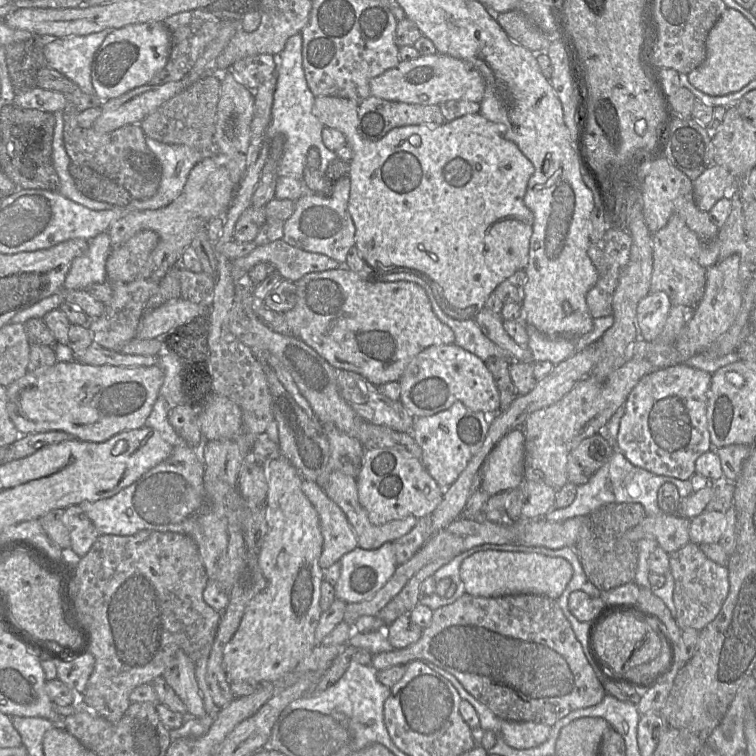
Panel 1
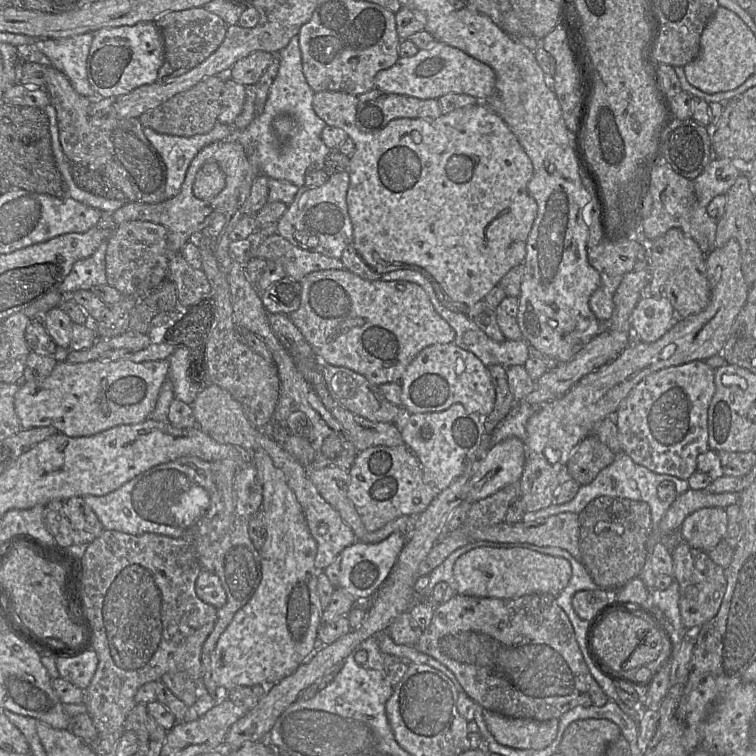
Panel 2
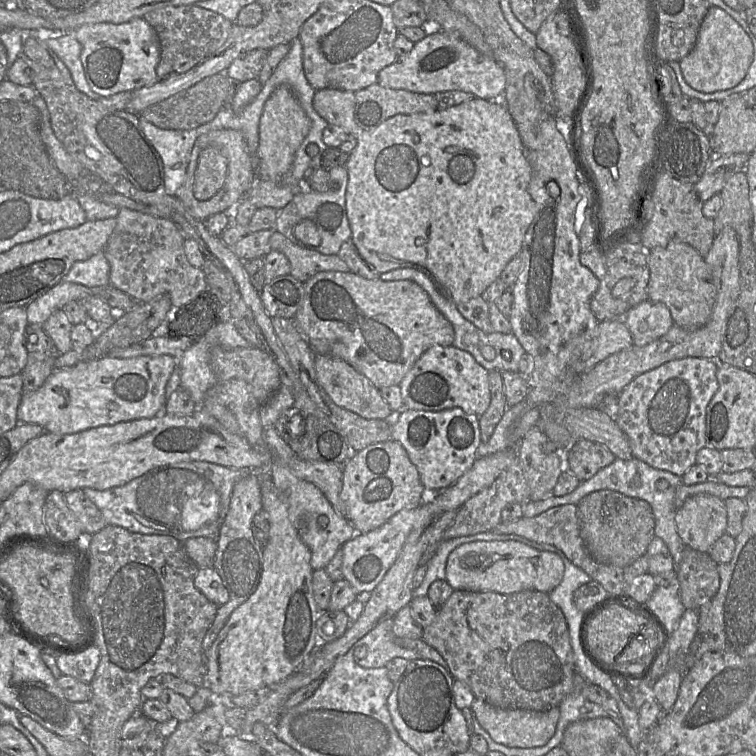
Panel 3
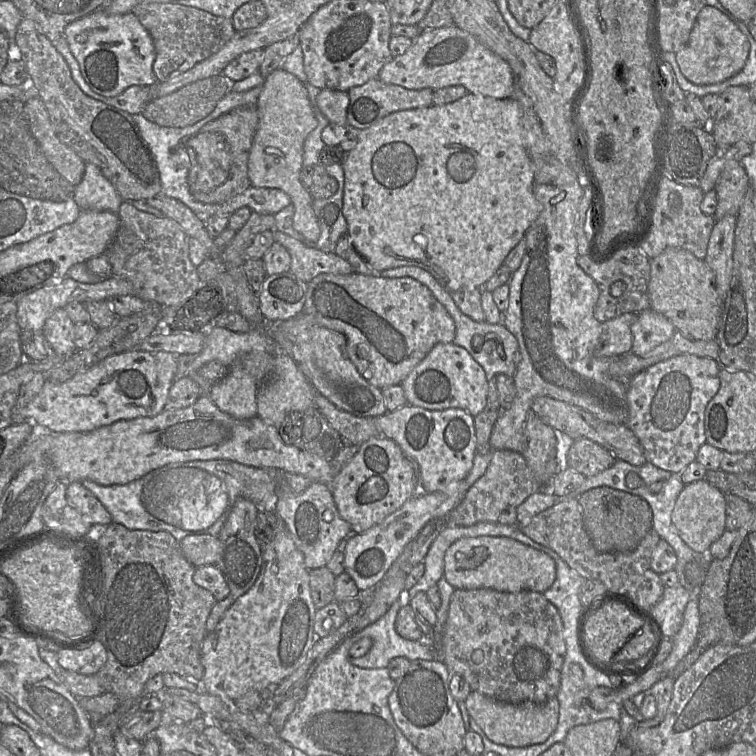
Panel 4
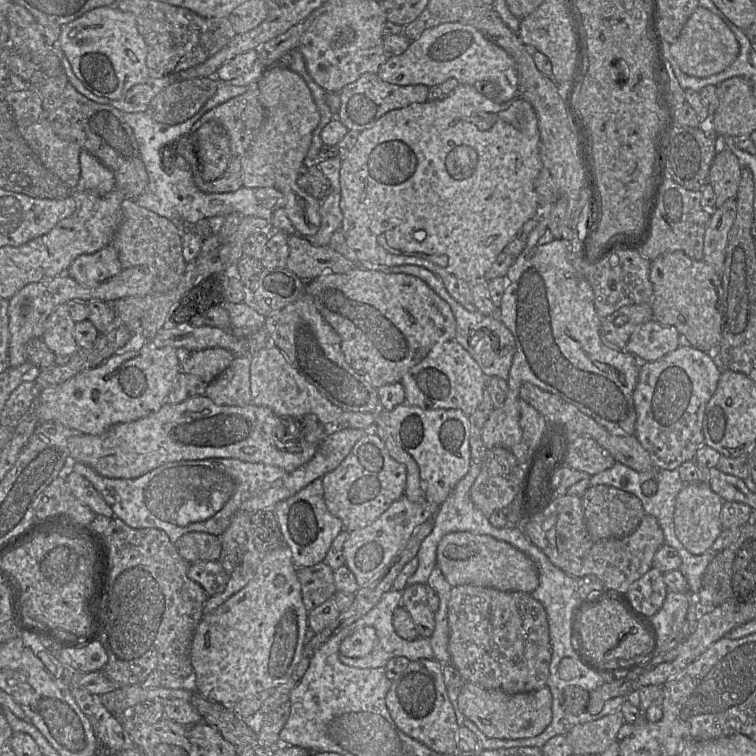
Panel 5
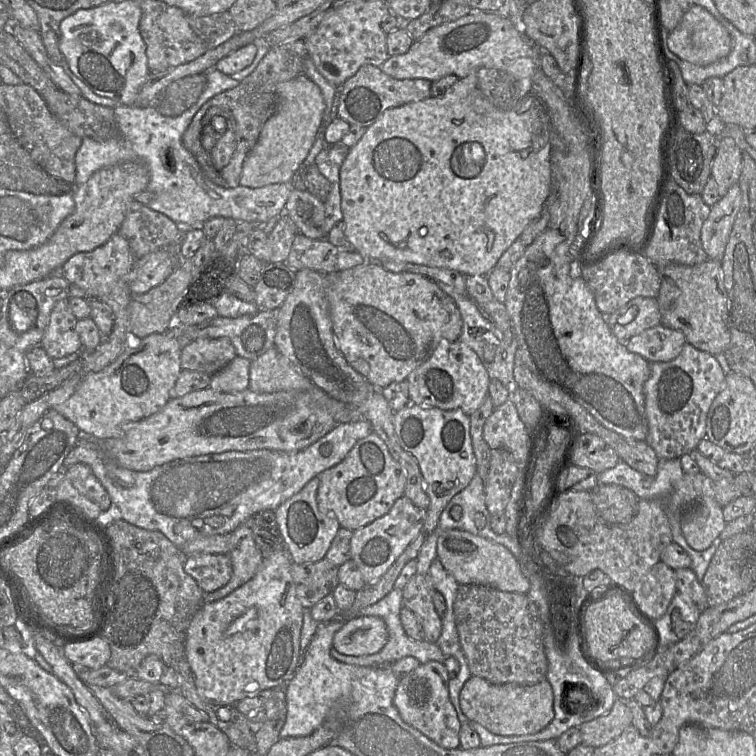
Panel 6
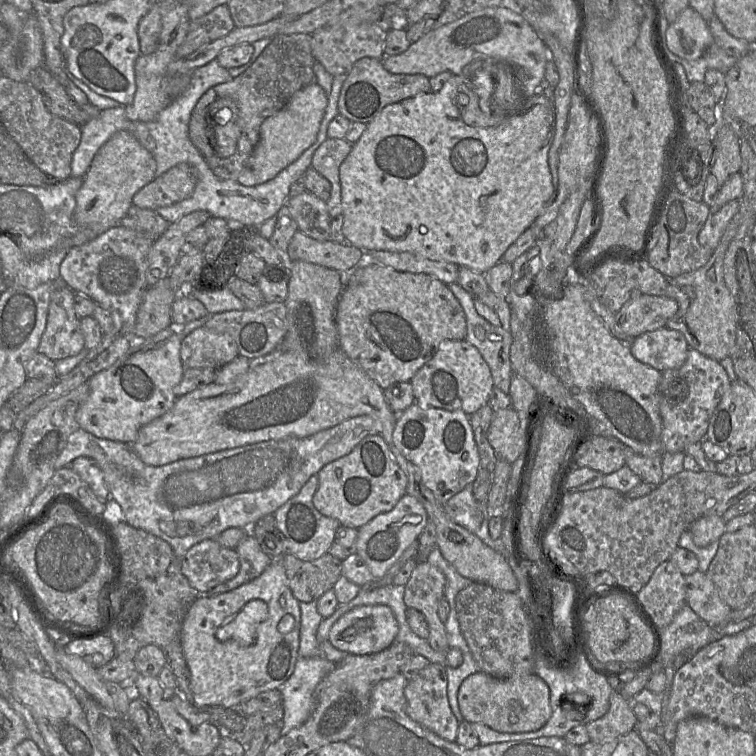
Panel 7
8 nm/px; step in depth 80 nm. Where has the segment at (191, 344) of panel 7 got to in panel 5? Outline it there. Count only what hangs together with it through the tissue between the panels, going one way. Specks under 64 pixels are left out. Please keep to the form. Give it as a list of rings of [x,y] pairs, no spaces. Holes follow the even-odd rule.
[[[224,348],[194,351],[181,364],[181,371],[197,376],[208,385],[229,367],[234,357]]]

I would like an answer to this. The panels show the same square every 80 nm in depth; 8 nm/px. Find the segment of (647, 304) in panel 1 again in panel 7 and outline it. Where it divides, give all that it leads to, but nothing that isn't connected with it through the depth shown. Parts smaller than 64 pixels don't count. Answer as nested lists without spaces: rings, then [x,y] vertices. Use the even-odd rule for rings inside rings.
[[[667,327],[646,332],[626,344],[637,360],[660,372],[681,367],[689,351],[683,333]]]

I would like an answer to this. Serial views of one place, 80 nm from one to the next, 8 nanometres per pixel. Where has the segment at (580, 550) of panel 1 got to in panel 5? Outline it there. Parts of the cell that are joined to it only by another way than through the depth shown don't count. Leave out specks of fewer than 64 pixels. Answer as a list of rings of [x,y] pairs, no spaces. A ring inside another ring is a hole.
[[[610,485],[589,487],[581,496],[589,534],[594,540],[623,538],[631,534],[646,515],[641,500],[632,493]]]

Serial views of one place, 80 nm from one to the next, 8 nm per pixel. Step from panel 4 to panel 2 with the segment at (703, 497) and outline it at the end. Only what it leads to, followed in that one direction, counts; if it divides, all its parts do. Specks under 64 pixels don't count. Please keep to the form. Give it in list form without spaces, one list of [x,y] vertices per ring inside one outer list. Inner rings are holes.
[[[706,507],[689,514],[678,532],[681,541],[708,552],[723,540],[727,523],[728,518],[724,508]]]

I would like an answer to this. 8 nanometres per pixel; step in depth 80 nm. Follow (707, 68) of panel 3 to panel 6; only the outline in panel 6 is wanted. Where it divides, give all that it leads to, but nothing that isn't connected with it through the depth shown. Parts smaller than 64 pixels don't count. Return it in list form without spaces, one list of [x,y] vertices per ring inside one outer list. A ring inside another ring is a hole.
[[[691,6],[678,25],[668,33],[667,45],[680,59],[698,66],[706,66],[725,58],[731,51],[731,37],[722,24],[704,7]]]

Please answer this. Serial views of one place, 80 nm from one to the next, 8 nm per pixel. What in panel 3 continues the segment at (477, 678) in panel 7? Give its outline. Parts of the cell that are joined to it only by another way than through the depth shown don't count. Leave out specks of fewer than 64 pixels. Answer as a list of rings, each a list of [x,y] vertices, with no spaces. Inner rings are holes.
[[[479,698],[474,699],[470,709],[493,741],[513,748],[534,748],[547,744],[556,731],[560,715],[559,707],[553,707],[546,711],[501,709]]]

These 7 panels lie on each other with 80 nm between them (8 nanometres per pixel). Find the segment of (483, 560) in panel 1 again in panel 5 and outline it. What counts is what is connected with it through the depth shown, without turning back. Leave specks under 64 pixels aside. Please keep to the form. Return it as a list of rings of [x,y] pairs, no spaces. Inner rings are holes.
[[[446,534],[437,547],[437,566],[452,587],[475,585],[505,592],[532,593],[539,585],[539,573],[533,561],[511,544],[489,535]]]

